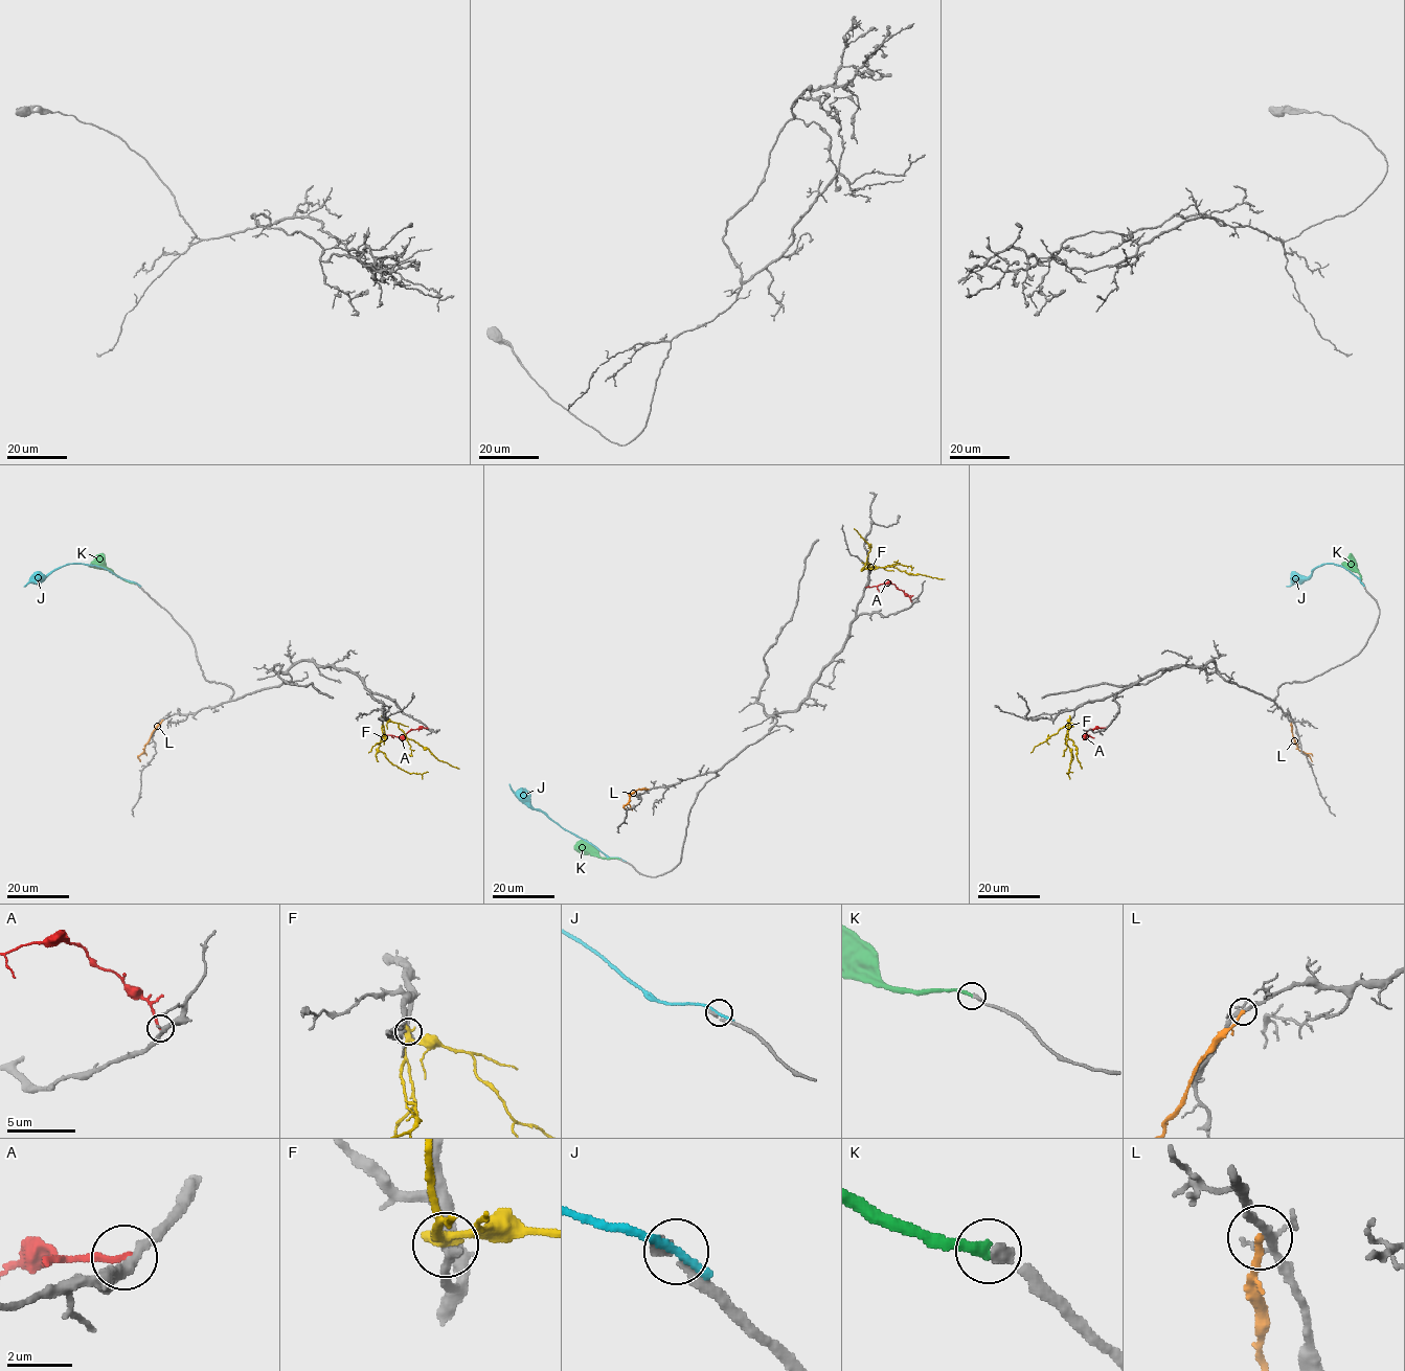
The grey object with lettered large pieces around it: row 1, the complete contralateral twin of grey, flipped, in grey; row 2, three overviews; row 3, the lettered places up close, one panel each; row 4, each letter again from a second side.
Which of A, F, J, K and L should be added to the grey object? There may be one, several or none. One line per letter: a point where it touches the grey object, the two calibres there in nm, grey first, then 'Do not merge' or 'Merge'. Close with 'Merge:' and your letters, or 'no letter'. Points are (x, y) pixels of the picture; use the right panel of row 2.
A: Touches grey at (1105, 728). Thickness 360 nm (grey) against 200 nm. Do not merge
F: Touches grey at (1070, 717). Thickness 320 nm (grey) against 380 nm. Do not merge
J: Touches grey at (1362, 584). Thickness 360 nm (grey) against 200 nm. Do not merge
K: Touches grey at (1362, 583). Thickness 320 nm (grey) against 320 nm. Merge
L: Touches grey at (1291, 720). Thickness 200 nm (grey) against 240 nm. Do not merge
Merge: K

